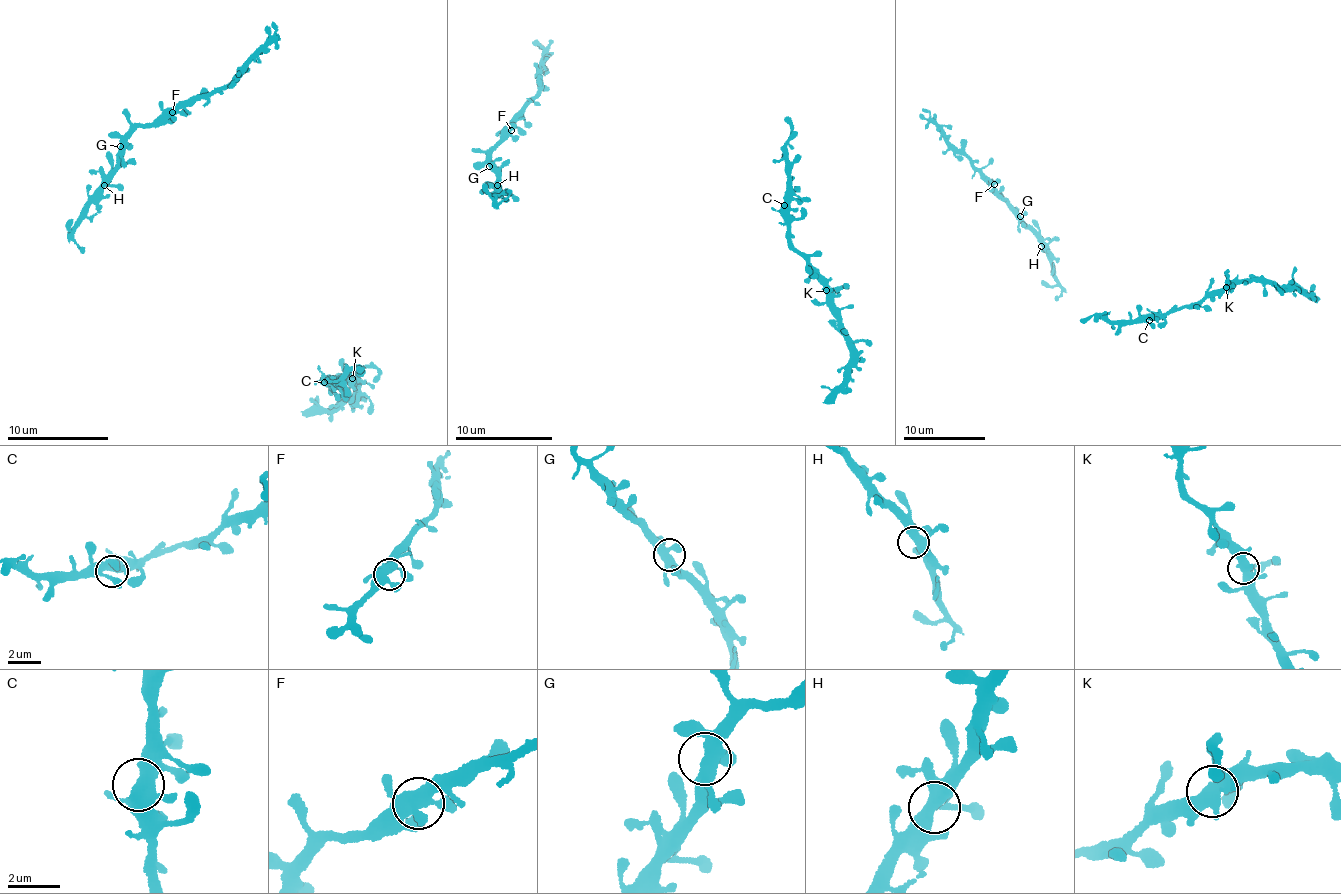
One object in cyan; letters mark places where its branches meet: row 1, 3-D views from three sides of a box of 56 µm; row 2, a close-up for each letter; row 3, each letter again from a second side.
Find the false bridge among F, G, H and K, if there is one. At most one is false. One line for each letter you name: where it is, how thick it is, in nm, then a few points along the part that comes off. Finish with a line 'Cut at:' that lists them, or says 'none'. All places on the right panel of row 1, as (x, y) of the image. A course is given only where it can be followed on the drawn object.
Cut at: none

